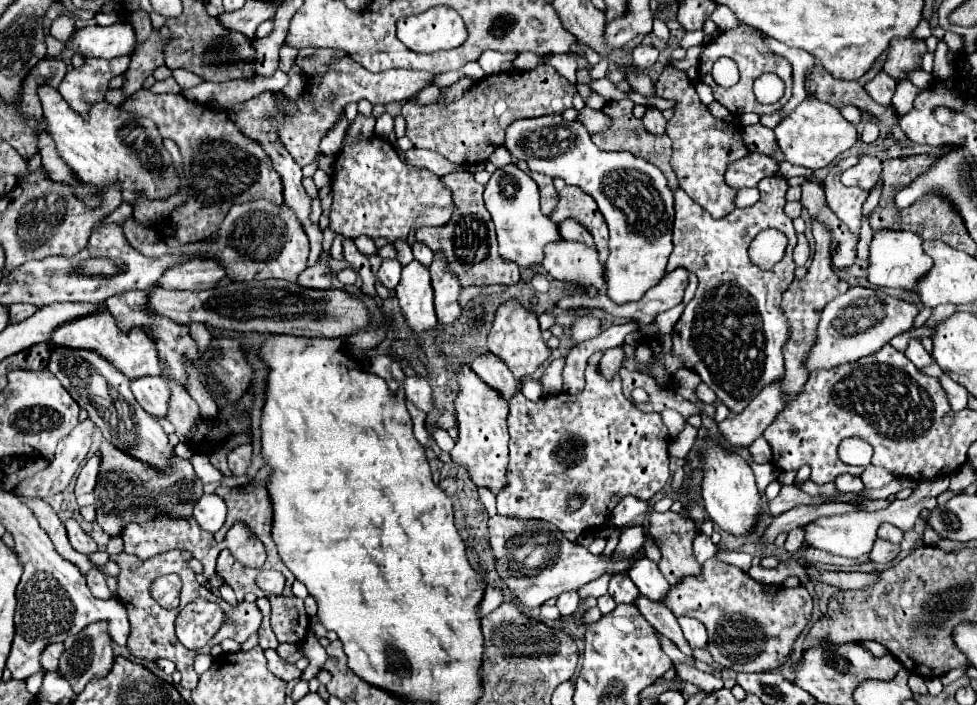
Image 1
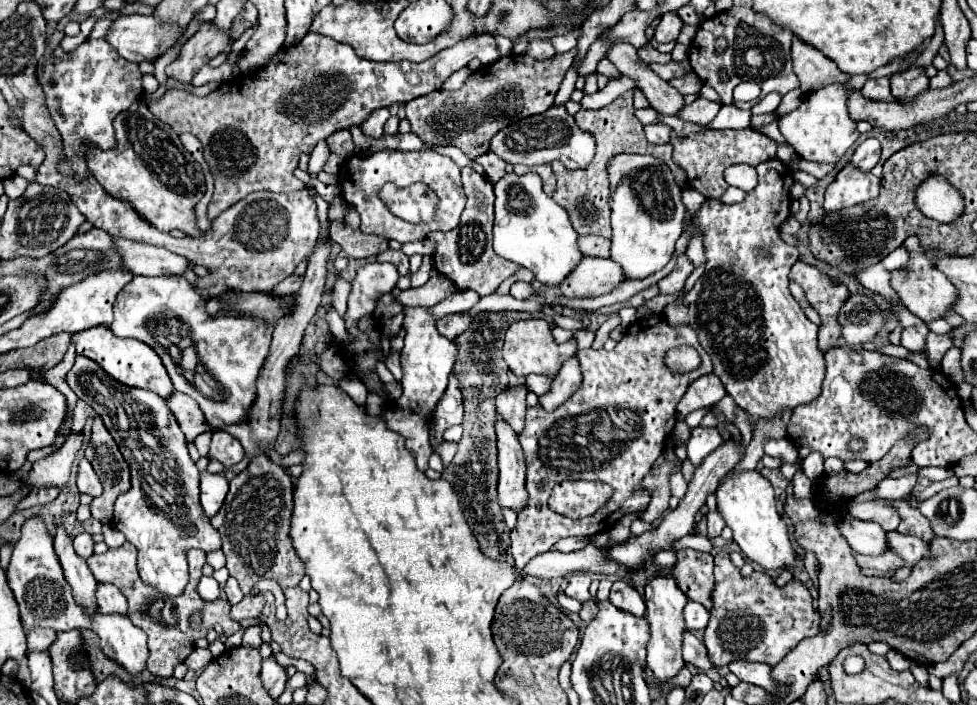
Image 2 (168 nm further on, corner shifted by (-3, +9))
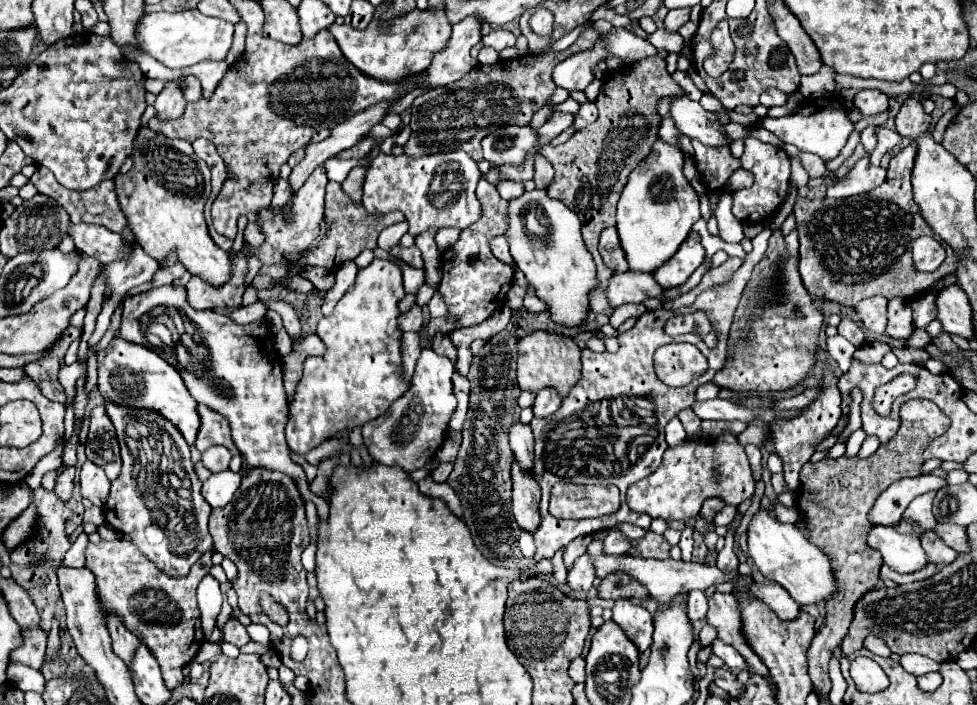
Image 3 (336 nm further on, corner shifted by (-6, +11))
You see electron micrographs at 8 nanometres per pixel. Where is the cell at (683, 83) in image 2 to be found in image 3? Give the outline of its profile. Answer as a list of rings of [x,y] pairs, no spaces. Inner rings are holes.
[[[646,57],[642,61],[624,65],[618,71],[610,71],[600,87],[596,105],[598,105],[598,119],[576,131],[564,145],[558,147],[542,147],[540,153],[552,163],[556,175],[552,185],[548,185],[546,193],[552,199],[562,201],[568,209],[572,209],[582,221],[582,237],[592,253],[596,267],[598,267],[598,289],[590,295],[592,311],[602,315],[612,315],[614,307],[608,303],[606,285],[612,277],[612,271],[604,265],[596,245],[600,233],[616,223],[616,203],[620,193],[628,181],[628,173],[636,169],[644,157],[648,157],[652,145],[658,139],[660,129],[660,115],[656,111],[656,103],[666,97],[682,93],[682,87],[674,83],[674,79],[666,71],[666,61],[662,57]]]

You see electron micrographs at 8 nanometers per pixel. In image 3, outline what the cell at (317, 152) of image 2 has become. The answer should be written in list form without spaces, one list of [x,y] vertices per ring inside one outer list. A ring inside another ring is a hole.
[[[278,179],[276,181],[276,187],[274,187],[274,195],[272,195],[272,201],[270,201],[270,205],[268,205],[268,209],[270,211],[278,211],[280,207],[284,207],[286,205],[286,201],[288,201],[288,197],[290,197],[290,187],[288,187],[288,181],[286,179]]]

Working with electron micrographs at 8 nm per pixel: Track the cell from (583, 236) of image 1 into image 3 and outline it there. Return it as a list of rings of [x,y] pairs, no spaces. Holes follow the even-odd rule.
[[[608,227],[602,231],[600,235],[600,243],[598,243],[598,251],[604,259],[604,263],[614,271],[614,273],[624,273],[628,271],[628,261],[624,257],[624,249],[620,245],[620,237],[616,227]]]

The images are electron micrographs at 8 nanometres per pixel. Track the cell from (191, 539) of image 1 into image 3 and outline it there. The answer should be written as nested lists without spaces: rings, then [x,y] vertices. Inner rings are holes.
[[[106,403],[106,411],[116,427],[120,455],[122,455],[120,475],[116,477],[116,481],[112,481],[110,497],[104,505],[106,523],[124,535],[130,535],[132,543],[150,561],[154,561],[166,575],[172,575],[172,577],[174,577],[174,573],[186,575],[190,571],[190,567],[200,559],[200,555],[212,547],[212,537],[208,533],[210,505],[200,495],[202,481],[194,473],[192,461],[190,461],[190,447],[184,441],[184,437],[180,435],[180,431],[170,421],[156,415],[154,411],[146,411],[146,409],[132,411],[126,407],[112,405],[112,403]]]

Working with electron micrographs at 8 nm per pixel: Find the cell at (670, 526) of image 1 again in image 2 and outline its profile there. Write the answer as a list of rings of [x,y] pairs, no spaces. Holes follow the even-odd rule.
[[[695,549],[675,551],[677,561],[671,567],[679,589],[691,599],[707,609],[711,609],[711,589],[713,589],[713,555]]]

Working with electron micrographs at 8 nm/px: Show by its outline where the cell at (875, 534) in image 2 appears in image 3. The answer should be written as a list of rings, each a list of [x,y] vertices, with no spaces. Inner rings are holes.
[[[876,525],[868,535],[868,545],[880,551],[884,563],[896,573],[914,573],[930,563],[920,545],[920,539],[902,535],[894,527]]]

